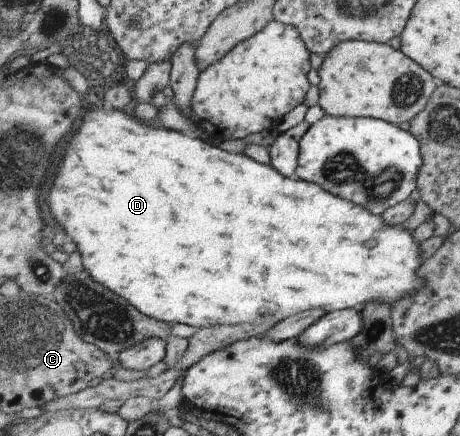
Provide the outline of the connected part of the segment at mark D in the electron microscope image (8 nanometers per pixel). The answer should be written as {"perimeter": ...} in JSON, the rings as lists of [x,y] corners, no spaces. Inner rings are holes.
{"perimeter":[[[108,105],[92,109],[79,130],[79,136],[71,142],[65,162],[57,176],[57,190],[49,194],[51,210],[55,218],[63,224],[67,238],[77,244],[84,268],[92,278],[113,290],[118,296],[135,306],[142,314],[167,323],[177,323],[196,327],[197,329],[223,326],[223,324],[249,324],[259,318],[279,316],[289,318],[297,312],[323,310],[325,314],[335,310],[361,310],[367,302],[383,305],[393,305],[409,299],[424,290],[428,280],[418,275],[422,268],[422,244],[417,242],[414,230],[405,226],[390,225],[382,215],[367,212],[367,208],[343,200],[319,184],[311,184],[299,180],[298,176],[287,178],[271,164],[262,164],[247,154],[231,154],[218,148],[217,142],[208,143],[207,139],[196,138],[193,134],[184,134],[167,128],[151,128],[146,123],[140,123],[131,111],[121,111]]]}

